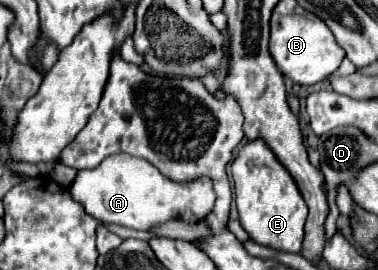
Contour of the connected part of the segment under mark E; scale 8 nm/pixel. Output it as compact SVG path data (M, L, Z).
M253 140L245 144L231 164L231 174L235 180L235 202L239 210L239 220L249 238L261 246L297 254L303 242L307 204L301 198L295 180L279 164L269 146L265 146L263 140Z

